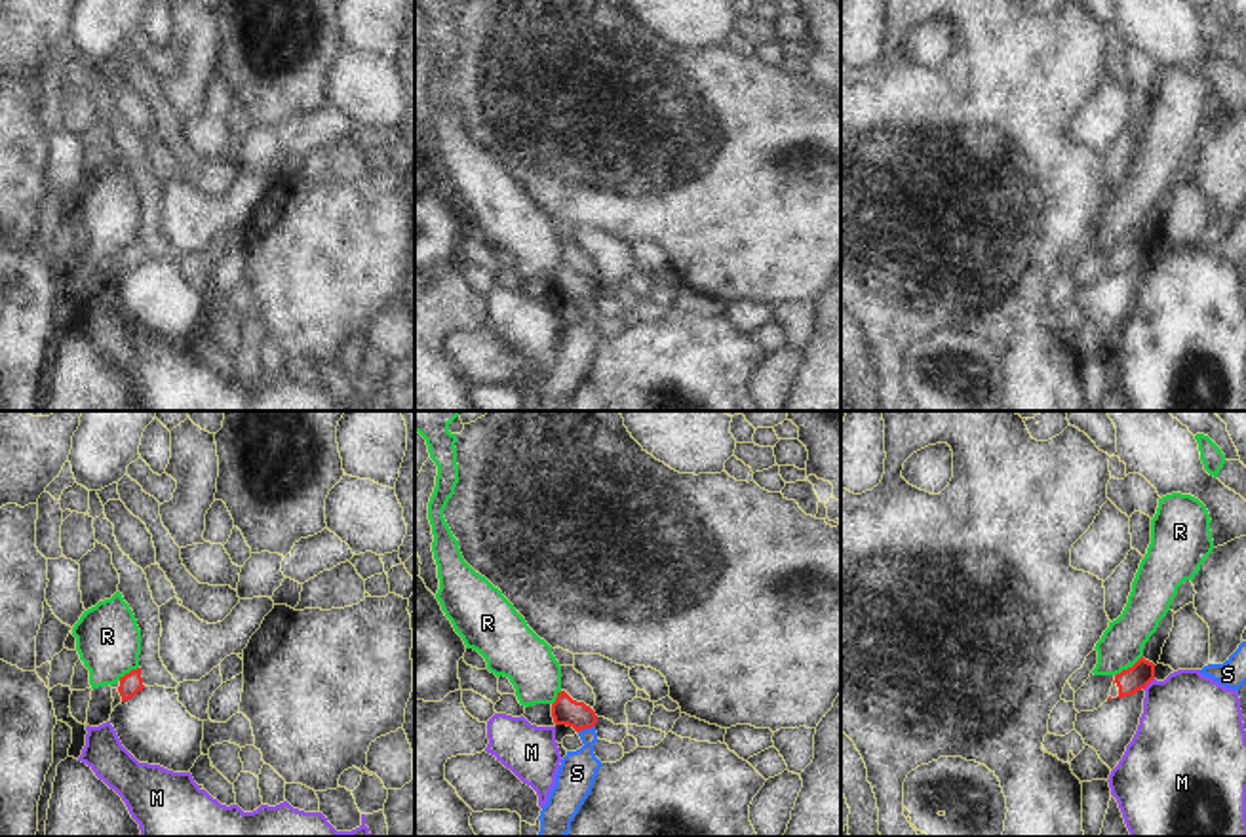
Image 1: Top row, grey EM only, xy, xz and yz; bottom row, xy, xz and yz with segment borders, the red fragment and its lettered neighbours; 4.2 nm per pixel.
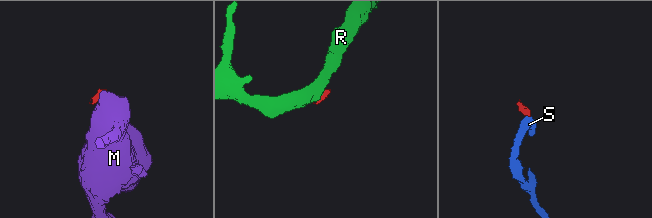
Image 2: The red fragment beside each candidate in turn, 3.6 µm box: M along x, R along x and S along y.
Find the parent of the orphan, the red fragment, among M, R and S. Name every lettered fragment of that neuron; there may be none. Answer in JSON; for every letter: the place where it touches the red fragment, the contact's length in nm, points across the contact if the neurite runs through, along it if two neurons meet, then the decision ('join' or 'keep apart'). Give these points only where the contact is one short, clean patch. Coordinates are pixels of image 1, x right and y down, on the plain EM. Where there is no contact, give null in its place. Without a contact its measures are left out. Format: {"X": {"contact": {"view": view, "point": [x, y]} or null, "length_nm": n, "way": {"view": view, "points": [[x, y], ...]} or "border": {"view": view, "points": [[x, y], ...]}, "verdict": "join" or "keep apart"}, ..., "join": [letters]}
{"M": {"contact": {"view": "yz", "point": [1149, 255]}, "length_nm": 70, "border": {"view": "yz", "points": [[1153, 252], [1144, 263]]}, "verdict": "keep apart"}, "R": {"contact": {"view": "yz", "point": [1129, 242]}, "length_nm": 150, "border": {"view": "yz", "points": [[1142, 229], [1115, 250]]}, "verdict": "keep apart"}, "S": {"contact": {"view": "xz", "point": [586, 301]}, "length_nm": 80, "way": {"view": "xz", "points": [[565, 284], [586, 301], [586, 328], [577, 347]]}, "verdict": "join"}, "join": ["S"]}

